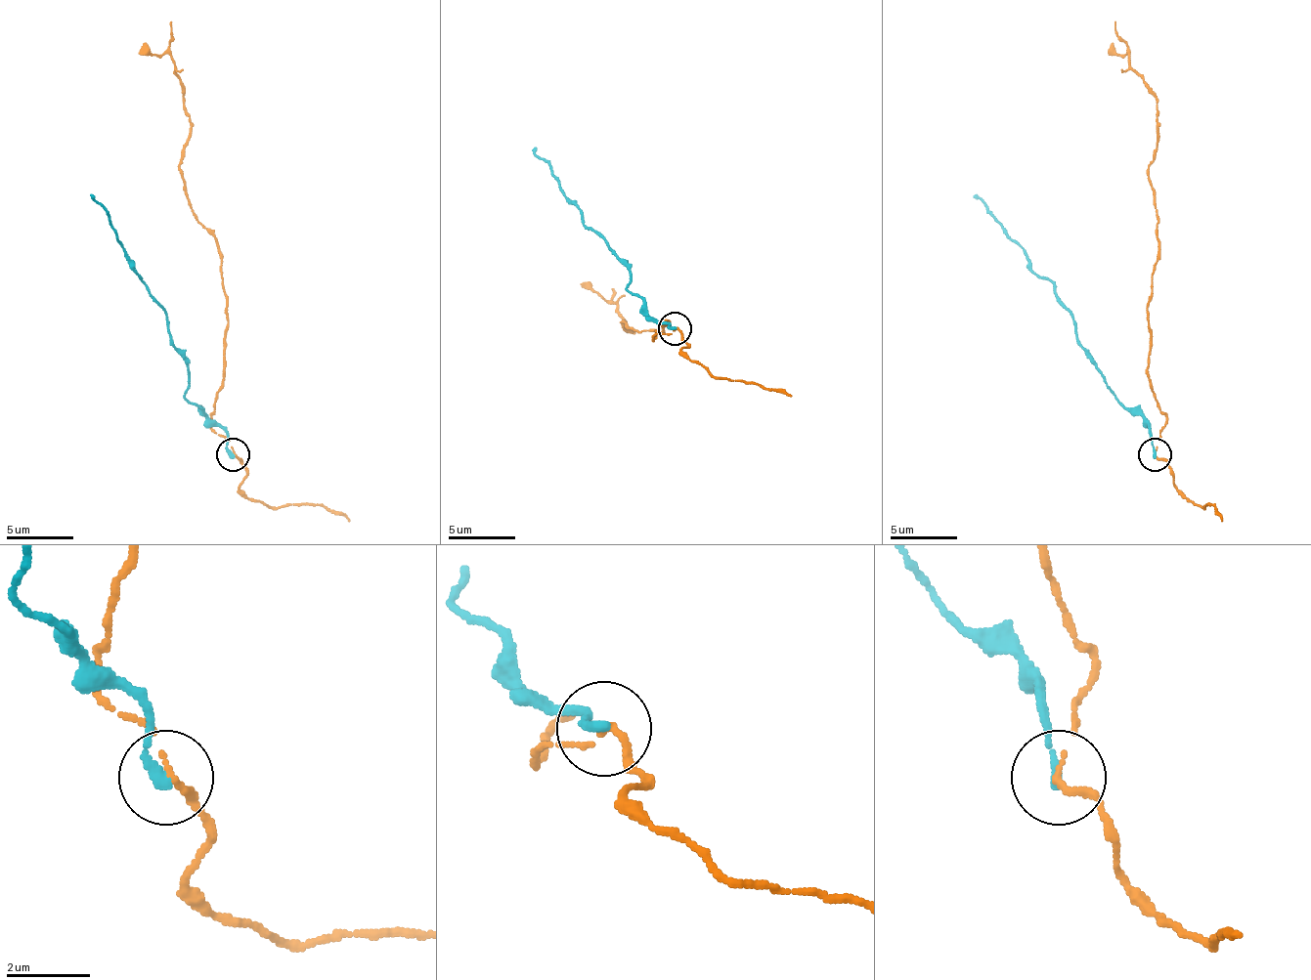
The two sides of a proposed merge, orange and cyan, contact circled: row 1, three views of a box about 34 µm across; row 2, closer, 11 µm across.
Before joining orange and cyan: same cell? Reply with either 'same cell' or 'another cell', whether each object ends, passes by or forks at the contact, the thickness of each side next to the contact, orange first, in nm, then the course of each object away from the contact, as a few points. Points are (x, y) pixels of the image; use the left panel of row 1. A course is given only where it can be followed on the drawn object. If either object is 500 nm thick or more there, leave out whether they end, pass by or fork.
another cell | orange passes by | cyan ends | 130/280 nm | orange via (232, 453), (212, 427), (225, 377), (225, 300), (219, 243), (196, 217), (179, 167), (189, 137), (172, 21) | cyan via (232, 453), (229, 437), (186, 397), (189, 363), (168, 337), (165, 311), (142, 283), (142, 276), (92, 193)

